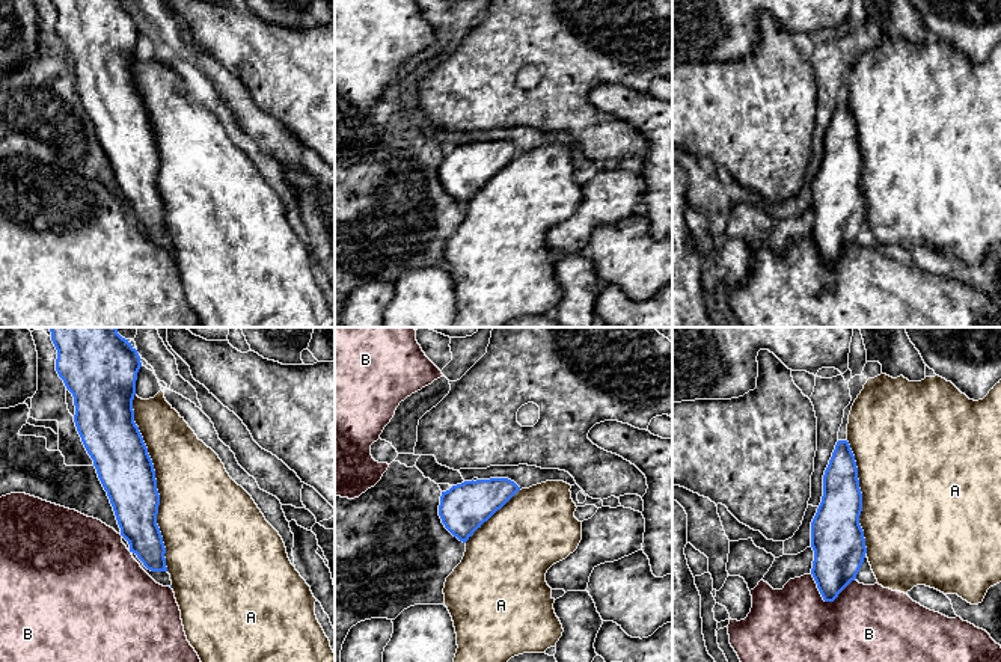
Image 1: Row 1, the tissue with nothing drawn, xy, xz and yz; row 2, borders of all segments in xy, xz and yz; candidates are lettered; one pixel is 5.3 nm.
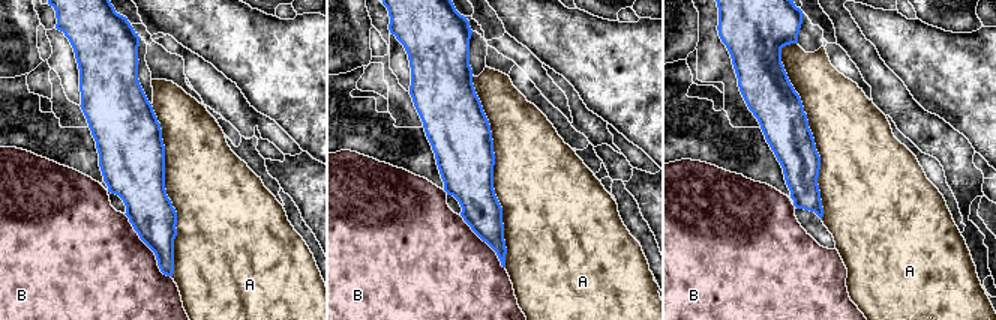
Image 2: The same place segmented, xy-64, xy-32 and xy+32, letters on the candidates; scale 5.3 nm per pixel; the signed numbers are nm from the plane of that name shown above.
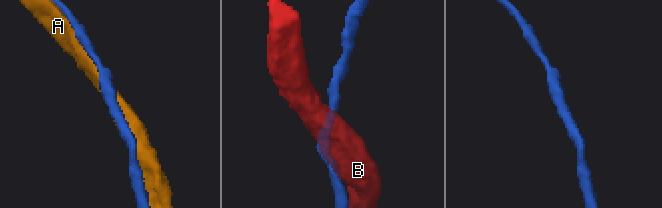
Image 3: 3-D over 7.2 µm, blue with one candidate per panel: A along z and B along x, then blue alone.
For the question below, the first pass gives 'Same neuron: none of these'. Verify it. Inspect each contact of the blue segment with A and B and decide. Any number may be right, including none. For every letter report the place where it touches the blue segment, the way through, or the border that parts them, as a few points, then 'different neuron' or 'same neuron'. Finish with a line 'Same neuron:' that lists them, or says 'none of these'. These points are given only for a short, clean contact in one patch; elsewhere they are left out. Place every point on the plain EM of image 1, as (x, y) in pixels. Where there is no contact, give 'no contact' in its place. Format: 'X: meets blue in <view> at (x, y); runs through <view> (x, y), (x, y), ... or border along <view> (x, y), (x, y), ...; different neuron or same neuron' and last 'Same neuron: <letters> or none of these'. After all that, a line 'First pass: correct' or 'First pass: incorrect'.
A: meets blue in xy at (156, 145); same neuron
B: meets blue in yz at (826, 263); different neuron
Same neuron: A
First pass: incorrect

